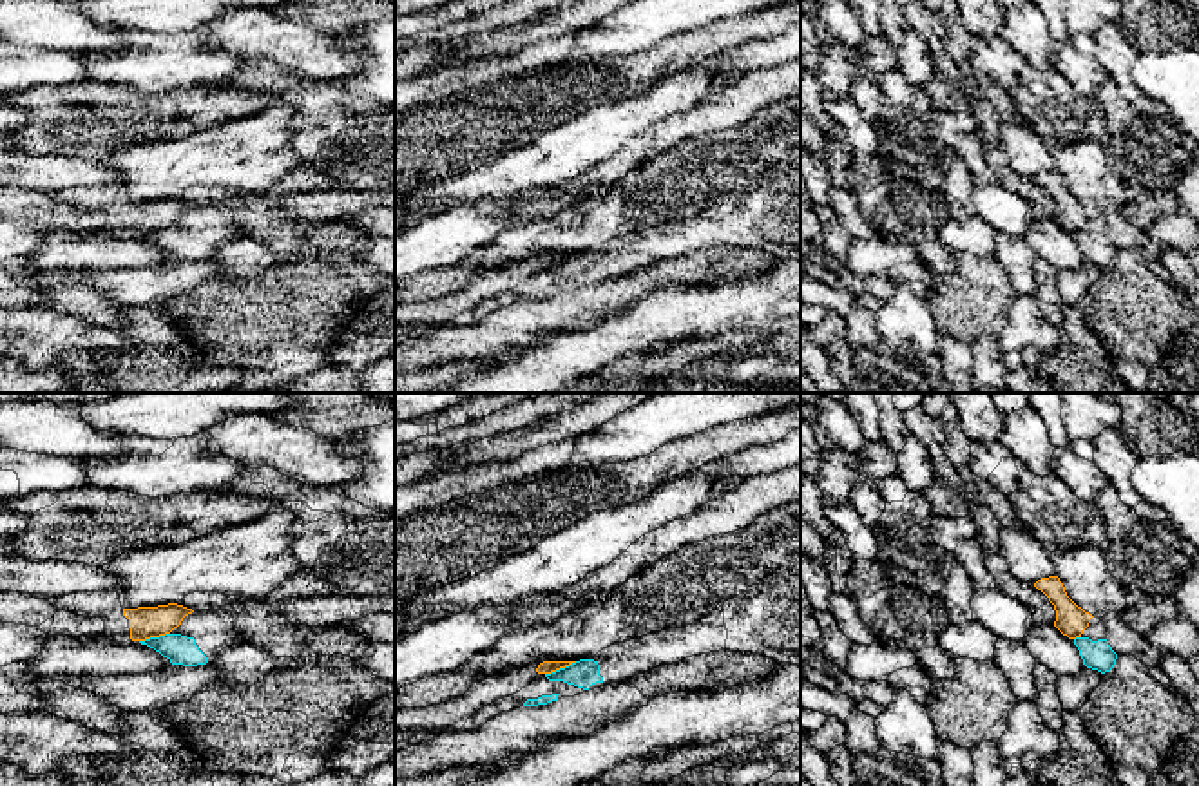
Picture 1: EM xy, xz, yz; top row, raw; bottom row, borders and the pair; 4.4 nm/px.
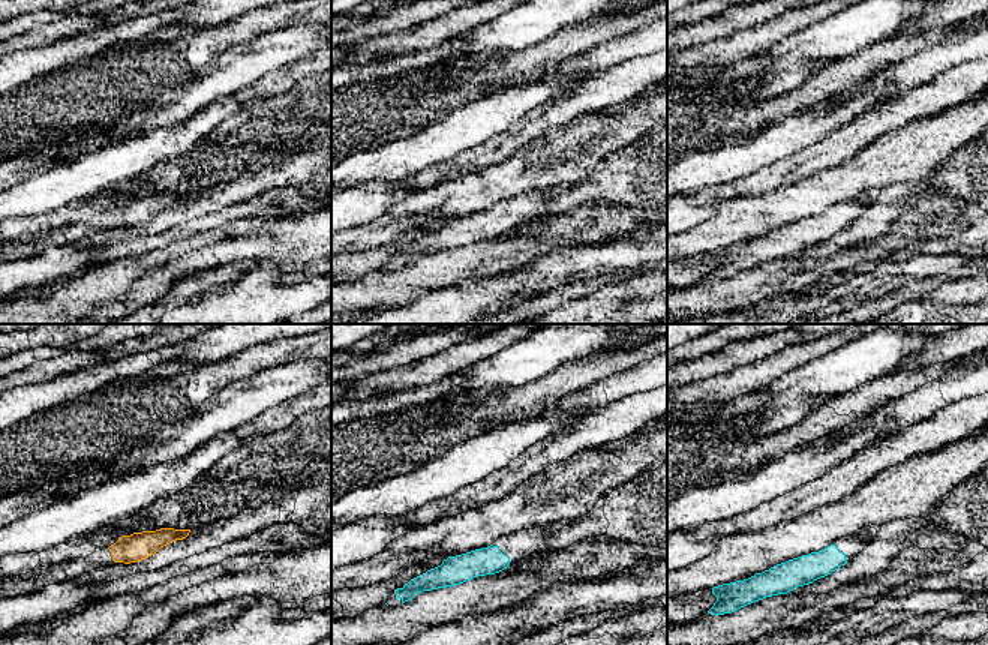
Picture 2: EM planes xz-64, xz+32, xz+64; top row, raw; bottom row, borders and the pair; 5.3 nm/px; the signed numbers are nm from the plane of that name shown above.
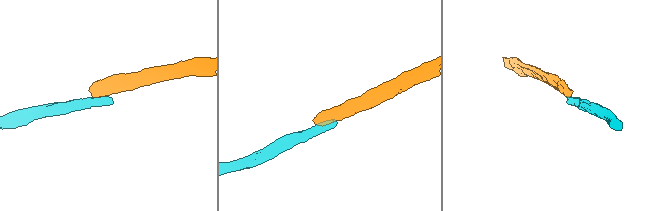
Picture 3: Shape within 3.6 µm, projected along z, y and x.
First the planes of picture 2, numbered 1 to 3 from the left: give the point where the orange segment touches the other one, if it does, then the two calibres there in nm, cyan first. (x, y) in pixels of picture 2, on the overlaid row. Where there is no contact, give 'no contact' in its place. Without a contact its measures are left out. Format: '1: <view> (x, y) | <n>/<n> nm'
1: no contact
2: no contact
3: no contact

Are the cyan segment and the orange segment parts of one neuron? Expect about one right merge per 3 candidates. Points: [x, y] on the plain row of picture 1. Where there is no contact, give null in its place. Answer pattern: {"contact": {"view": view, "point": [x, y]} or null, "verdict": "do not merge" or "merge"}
{"contact": {"view": "xz", "point": [560, 263]}, "verdict": "do not merge"}

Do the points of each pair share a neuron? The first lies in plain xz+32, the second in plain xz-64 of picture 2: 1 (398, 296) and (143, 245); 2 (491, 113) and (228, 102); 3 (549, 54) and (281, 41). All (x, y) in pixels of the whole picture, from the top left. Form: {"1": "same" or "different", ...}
{"1": "same", "2": "different", "3": "different"}

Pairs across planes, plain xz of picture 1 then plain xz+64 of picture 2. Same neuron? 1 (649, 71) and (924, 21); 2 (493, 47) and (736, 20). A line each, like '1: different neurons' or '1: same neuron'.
1: different neurons
2: different neurons

